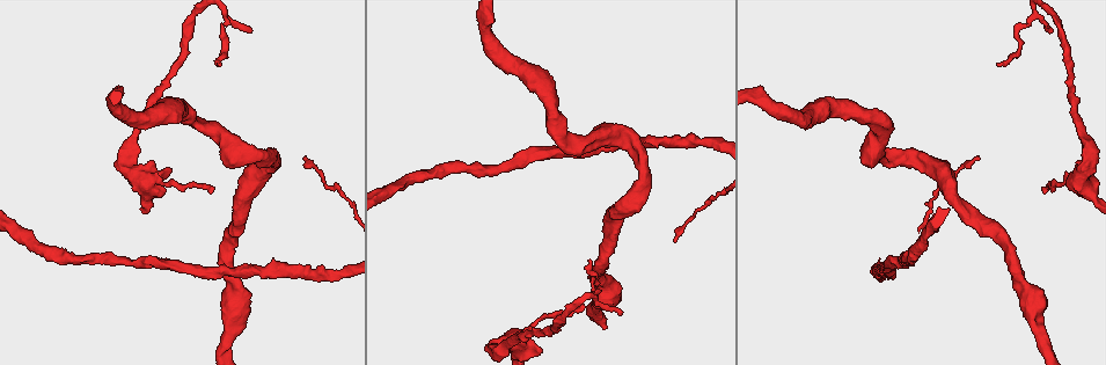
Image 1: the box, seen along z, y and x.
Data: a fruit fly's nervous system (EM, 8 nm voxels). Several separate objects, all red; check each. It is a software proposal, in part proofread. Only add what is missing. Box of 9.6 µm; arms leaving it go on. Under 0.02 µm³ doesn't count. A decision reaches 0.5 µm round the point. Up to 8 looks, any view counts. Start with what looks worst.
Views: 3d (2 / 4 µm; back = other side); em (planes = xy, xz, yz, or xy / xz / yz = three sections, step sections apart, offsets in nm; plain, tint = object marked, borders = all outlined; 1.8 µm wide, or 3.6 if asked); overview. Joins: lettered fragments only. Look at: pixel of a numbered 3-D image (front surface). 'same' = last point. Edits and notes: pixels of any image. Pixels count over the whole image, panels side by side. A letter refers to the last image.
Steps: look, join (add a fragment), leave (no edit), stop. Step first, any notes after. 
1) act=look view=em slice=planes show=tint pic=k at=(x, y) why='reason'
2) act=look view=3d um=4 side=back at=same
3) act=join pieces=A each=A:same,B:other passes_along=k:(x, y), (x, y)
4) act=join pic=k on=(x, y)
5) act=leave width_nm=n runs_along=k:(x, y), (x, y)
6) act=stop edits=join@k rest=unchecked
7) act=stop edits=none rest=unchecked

act=look view=3d um=2 pic=1 at=(219, 63) why='thin end'

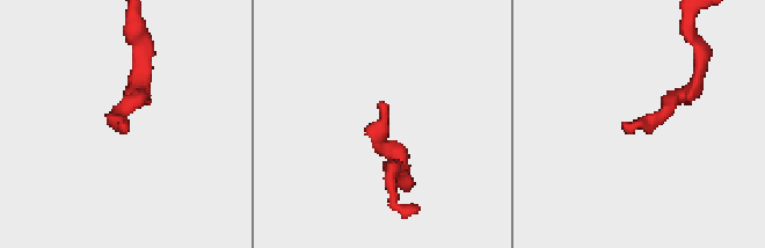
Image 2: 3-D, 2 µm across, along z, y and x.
act=look view=em slice=planes show=borders pic=2 at=(128, 126) why='shape alone is not enough'

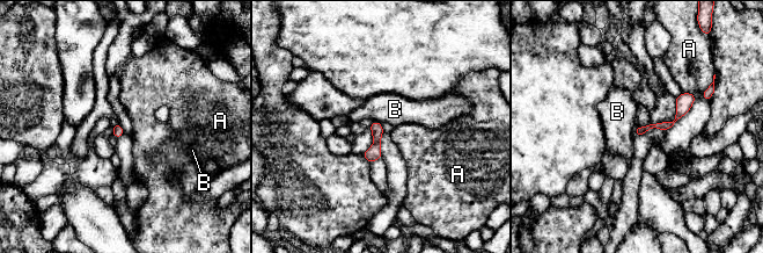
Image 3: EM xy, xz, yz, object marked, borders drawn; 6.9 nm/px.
act=leave each=A:other,B:other border=3:(374, 120), (381, 124) found='no lettered fragment goes on from it'

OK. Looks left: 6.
act=look view=em slice=yz step=8 show=borders pic=1 at=(1051, 31) why='thin end'

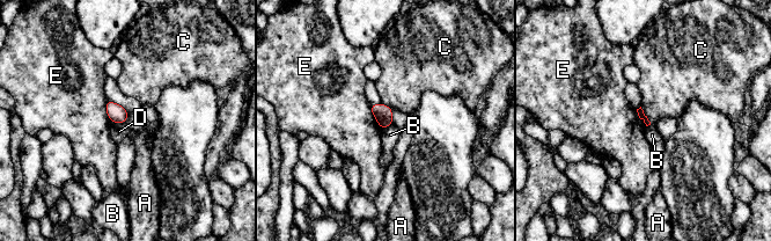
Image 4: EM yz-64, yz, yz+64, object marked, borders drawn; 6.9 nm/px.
act=look view=em slice=planes show=borders at=same

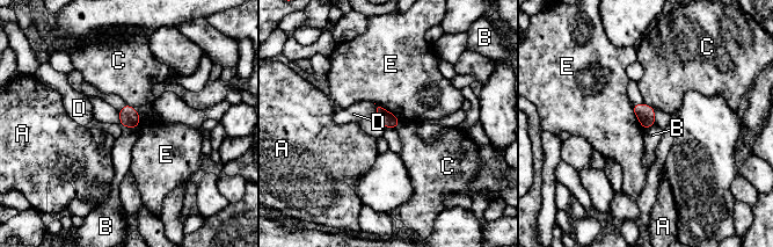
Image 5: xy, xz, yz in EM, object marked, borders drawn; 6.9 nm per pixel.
act=leave width_nm=110 each=A:other,B:other,C:other,D:other,E:other border=5:(122, 125), (135, 129) found='none of them fits'

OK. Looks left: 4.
act=look view=3d um=2 side=back pic=1 at=(246, 156) why='thick turns thin'

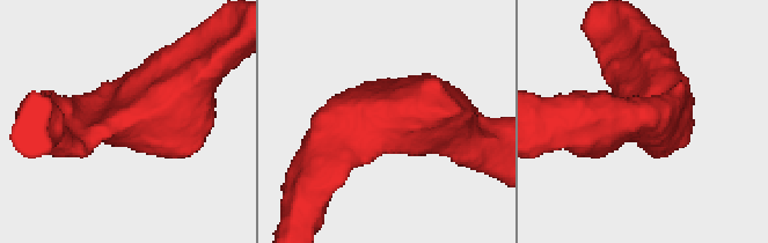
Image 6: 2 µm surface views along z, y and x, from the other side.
act=look view=em slice=planes show=borders pic=6 at=(385, 114) arm_widths_nm=240,340

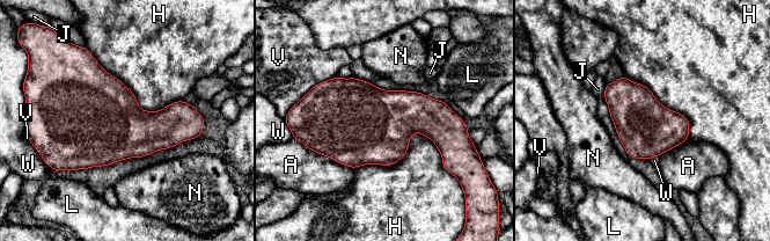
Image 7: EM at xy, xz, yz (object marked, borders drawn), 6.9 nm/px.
act=leave longest_contact=H:650nm each=A:other,H:other,J:other,L:other,N:other,V:other,W:other found='no lettered fragment goes on from it'

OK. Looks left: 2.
act=stop edits=none rest=unchecked

